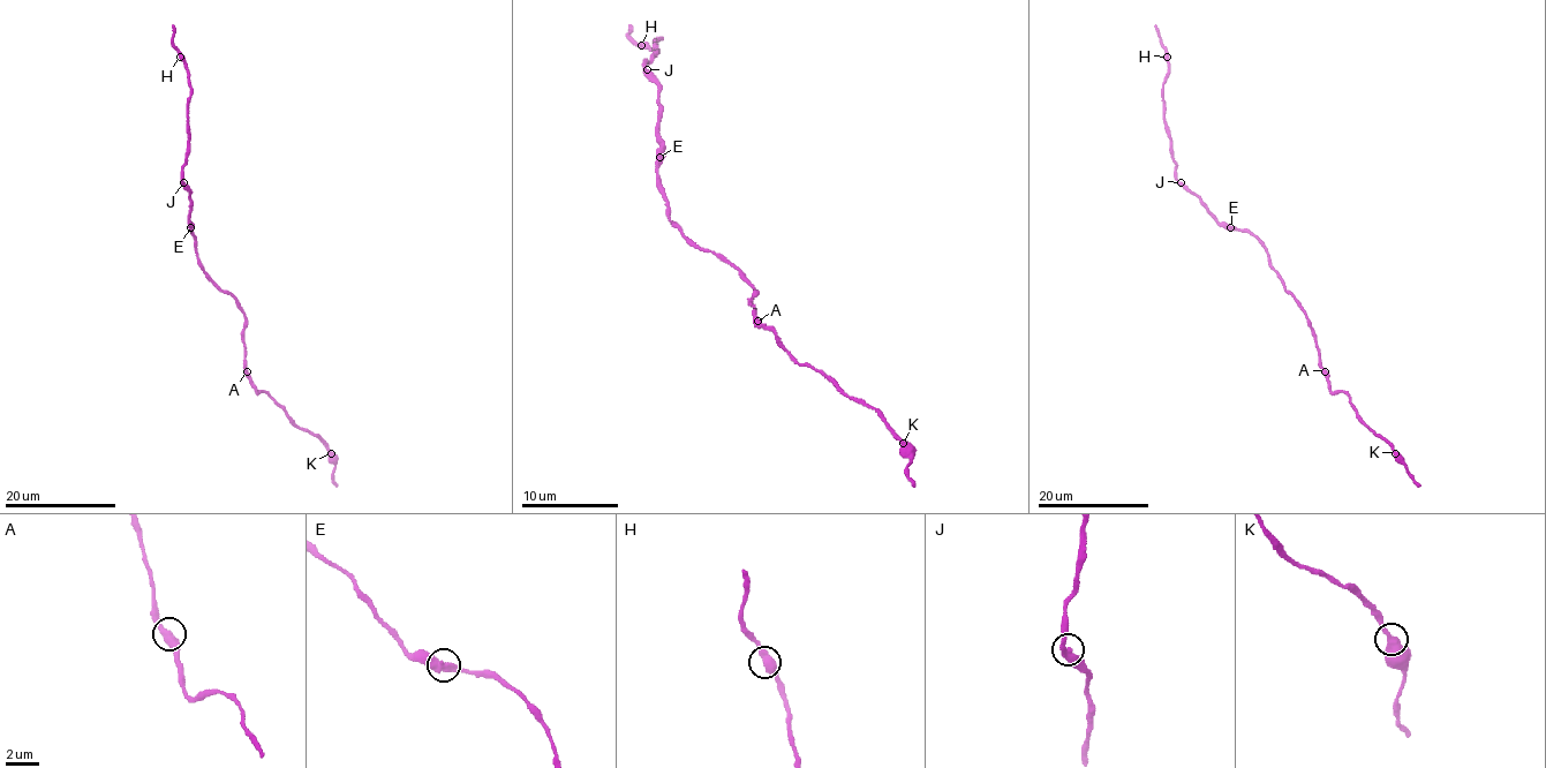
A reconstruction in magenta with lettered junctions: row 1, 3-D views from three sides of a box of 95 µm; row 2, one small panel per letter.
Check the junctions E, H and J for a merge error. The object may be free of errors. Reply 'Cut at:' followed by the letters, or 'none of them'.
Cut at: none of them

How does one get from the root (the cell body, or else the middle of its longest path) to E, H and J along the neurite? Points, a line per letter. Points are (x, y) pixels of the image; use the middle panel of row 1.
E: (687, 239), (670, 221), (668, 200), (658, 188), (661, 156)
H: (687, 239), (658, 188), (658, 78), (646, 59), (661, 40), (651, 50), (641, 45)
J: (687, 239), (670, 221), (668, 200), (658, 188), (658, 81), (646, 69)

